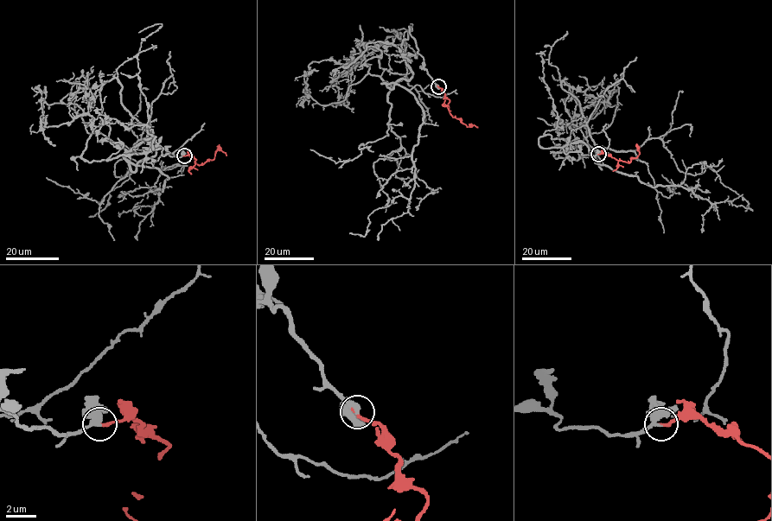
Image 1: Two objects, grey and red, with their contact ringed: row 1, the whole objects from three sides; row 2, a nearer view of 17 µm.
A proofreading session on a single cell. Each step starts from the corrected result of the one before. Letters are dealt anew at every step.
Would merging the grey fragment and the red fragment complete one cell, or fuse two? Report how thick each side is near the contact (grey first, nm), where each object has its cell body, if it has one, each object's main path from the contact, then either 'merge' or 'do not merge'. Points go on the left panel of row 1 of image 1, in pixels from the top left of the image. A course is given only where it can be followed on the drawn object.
calibres 320 and 240 nm; soma grey none; soma red none; course grey (184, 155), (162, 155), (149, 125), (115, 165), (115, 175), (130, 169), (130, 178), (89, 217); course red (184, 155), (190, 155), (199, 165), (213, 158), (218, 149), (226, 155); merge

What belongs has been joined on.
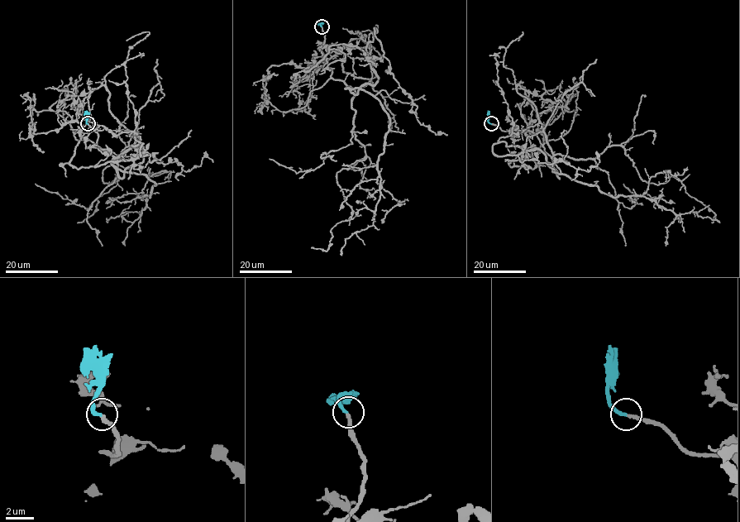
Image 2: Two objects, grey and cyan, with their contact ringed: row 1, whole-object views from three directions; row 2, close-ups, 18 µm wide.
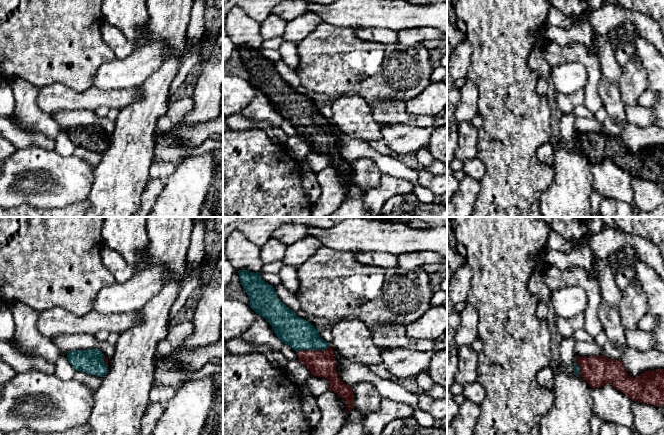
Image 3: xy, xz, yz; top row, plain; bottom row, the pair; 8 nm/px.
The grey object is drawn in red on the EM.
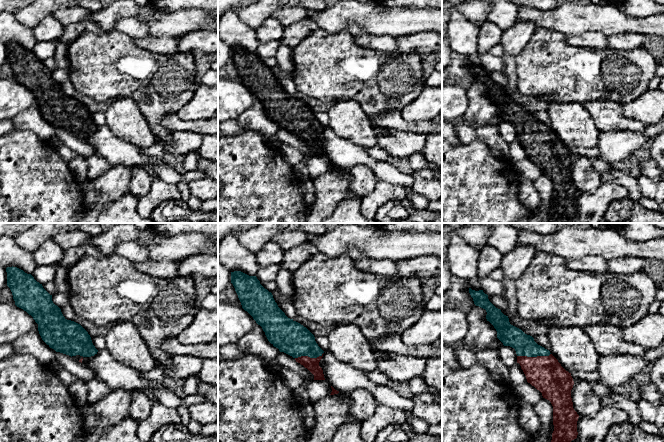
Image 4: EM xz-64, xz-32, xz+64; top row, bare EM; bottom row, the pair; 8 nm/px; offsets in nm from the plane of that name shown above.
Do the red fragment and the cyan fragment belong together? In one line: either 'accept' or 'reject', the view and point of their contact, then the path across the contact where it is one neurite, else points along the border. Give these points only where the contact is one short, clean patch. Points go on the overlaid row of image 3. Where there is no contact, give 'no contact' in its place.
accept; contact xz (313, 350); way xz (321, 363), (313, 350), (295, 331)

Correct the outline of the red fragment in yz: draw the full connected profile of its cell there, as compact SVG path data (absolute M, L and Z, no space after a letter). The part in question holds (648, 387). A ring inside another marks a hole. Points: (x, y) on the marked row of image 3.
M602 355L589 358L575 356L574 372L591 388L610 383L632 401L657 407L664 405L664 369L645 371L633 378L628 375L621 360L611 360Z

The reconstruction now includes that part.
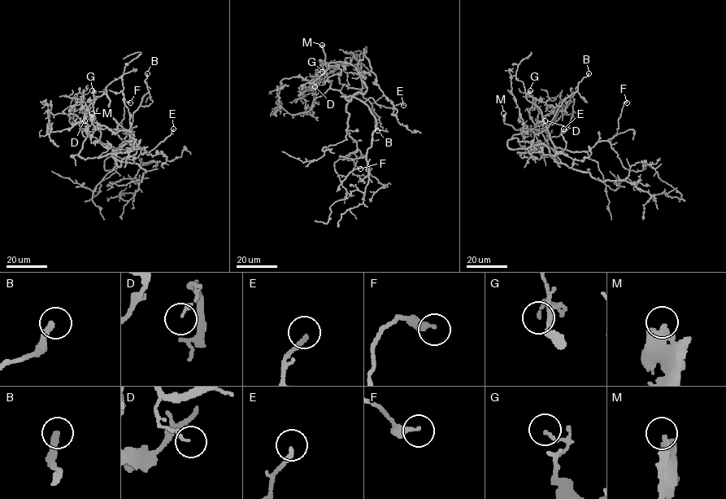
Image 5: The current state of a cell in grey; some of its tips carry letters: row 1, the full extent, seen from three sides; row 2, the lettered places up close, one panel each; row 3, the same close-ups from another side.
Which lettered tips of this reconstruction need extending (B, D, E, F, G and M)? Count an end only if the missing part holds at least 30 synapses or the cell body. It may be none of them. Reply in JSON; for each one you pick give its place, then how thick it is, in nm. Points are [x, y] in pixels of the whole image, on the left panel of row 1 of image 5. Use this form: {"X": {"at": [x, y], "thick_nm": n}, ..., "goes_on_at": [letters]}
{"M": {"at": [92, 113], "thick_nm": 400}, "goes_on_at": ["M"]}

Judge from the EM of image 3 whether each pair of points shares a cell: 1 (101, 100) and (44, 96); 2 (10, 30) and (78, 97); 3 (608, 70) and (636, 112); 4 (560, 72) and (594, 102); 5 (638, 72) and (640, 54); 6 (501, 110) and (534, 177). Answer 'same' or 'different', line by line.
1: same
2: different
3: different
4: different
5: different
6: same

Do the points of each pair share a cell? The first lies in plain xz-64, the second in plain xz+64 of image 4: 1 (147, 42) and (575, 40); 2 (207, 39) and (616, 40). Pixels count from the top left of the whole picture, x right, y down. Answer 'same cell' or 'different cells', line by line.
1: same cell
2: same cell

